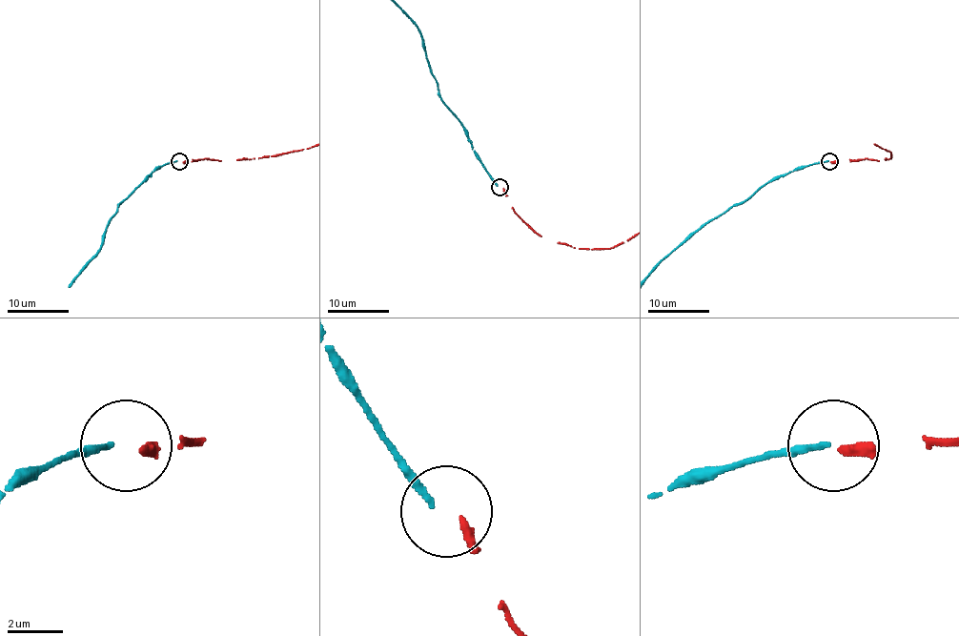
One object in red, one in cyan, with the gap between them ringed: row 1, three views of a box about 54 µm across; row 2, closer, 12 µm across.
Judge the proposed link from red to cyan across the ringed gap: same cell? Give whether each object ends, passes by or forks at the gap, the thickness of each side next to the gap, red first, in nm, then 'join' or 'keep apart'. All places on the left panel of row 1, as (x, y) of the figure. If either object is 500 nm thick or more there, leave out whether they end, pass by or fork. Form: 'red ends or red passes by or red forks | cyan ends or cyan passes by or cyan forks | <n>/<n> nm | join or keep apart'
red ends | cyan ends | 300/200 nm | keep apart

